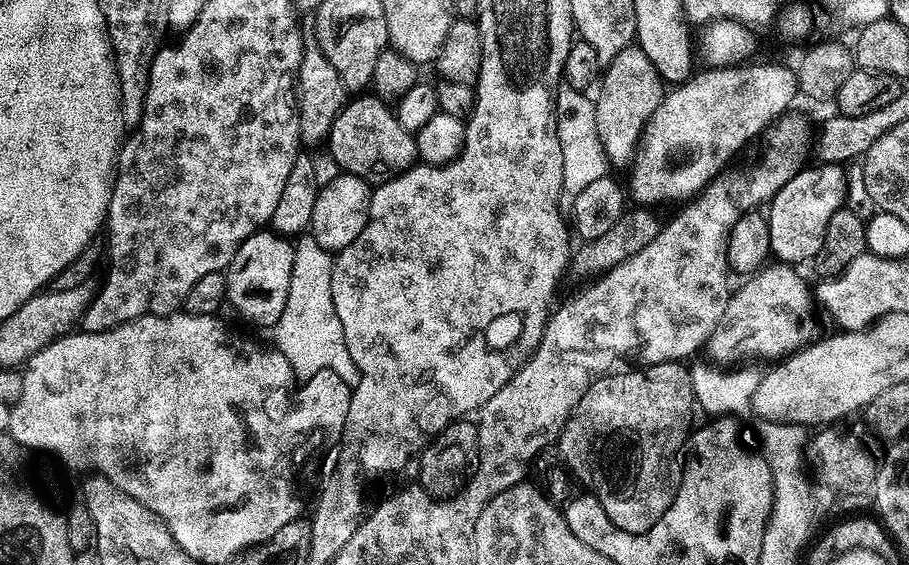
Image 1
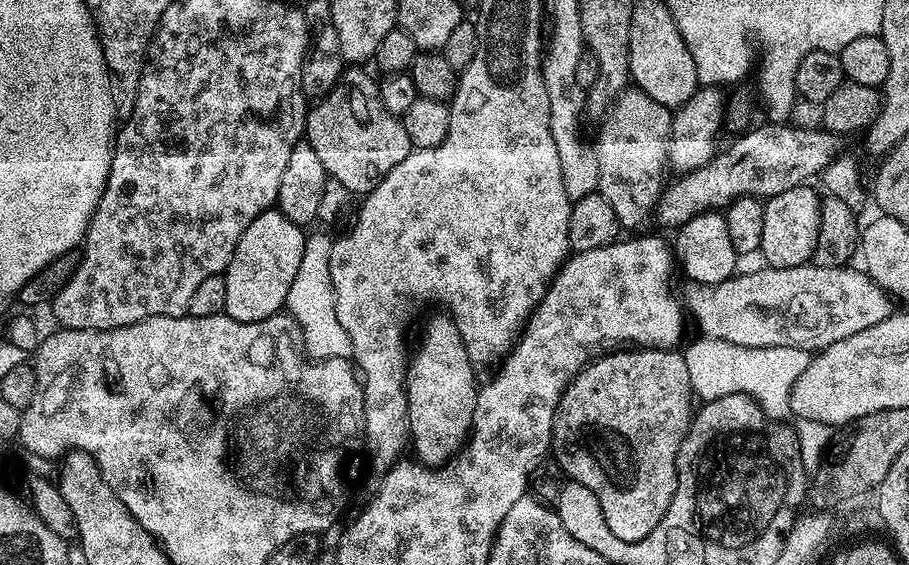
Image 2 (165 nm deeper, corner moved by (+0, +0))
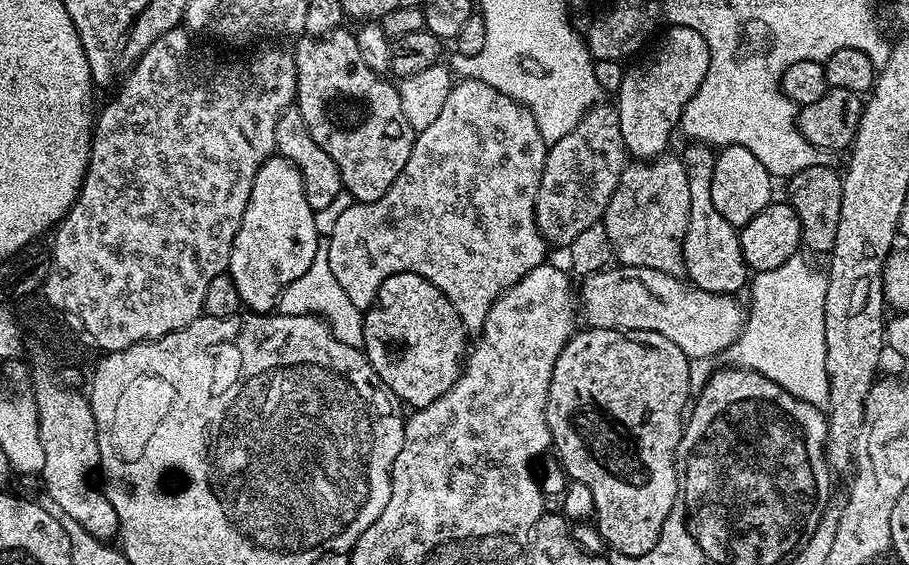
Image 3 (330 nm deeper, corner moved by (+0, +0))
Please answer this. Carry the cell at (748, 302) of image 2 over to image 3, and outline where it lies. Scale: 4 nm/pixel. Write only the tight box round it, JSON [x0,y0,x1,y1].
[578,266,746,359]

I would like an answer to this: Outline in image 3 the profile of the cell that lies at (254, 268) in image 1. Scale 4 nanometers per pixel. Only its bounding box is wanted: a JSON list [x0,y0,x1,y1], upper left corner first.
[227,154,320,314]

